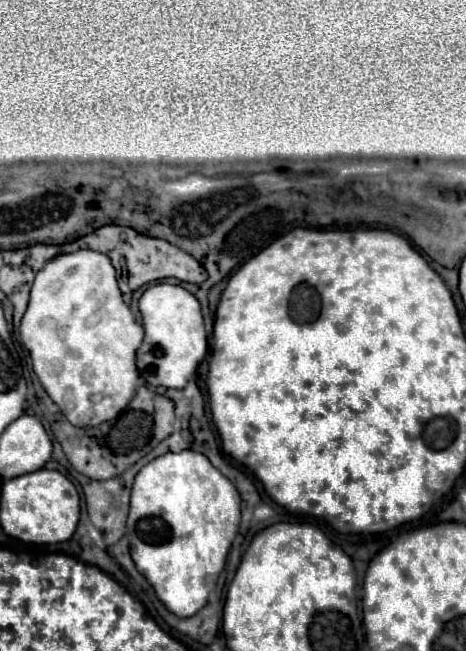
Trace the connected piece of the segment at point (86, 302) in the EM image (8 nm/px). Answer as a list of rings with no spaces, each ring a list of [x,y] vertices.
[[[79,249],[61,253],[43,265],[33,281],[29,307],[21,319],[21,339],[31,355],[33,371],[41,385],[75,427],[95,427],[115,419],[137,393],[139,371],[135,357],[143,341],[143,327],[123,301],[115,267],[105,253]]]

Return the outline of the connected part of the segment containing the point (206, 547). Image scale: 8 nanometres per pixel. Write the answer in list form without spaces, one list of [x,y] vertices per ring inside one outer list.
[[[191,449],[165,453],[137,473],[131,489],[131,511],[127,519],[131,557],[137,569],[153,585],[163,605],[177,617],[195,615],[215,589],[219,573],[225,567],[227,551],[239,529],[239,503],[241,499],[235,485],[221,471],[217,471],[205,455]]]

